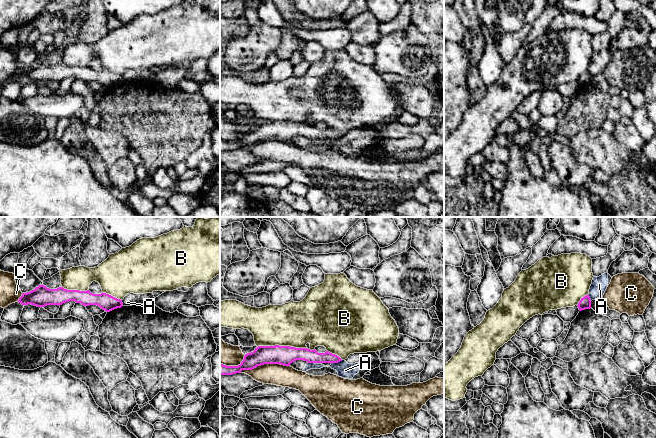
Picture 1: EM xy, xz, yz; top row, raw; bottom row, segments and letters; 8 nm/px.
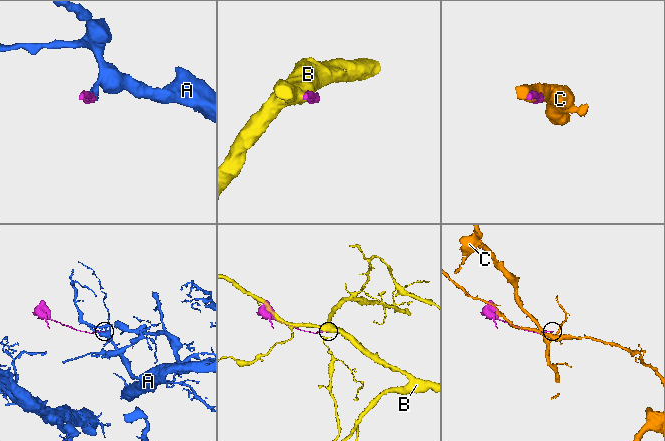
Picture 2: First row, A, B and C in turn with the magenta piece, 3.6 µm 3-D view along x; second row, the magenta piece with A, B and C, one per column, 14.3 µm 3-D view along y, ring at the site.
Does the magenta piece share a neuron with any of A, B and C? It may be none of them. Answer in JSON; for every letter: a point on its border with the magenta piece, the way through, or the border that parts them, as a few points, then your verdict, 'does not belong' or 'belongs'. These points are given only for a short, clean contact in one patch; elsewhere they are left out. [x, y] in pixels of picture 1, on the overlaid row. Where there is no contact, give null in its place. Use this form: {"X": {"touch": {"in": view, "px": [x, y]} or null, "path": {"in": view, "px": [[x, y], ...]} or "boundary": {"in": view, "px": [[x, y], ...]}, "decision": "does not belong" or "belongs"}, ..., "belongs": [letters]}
{"A": {"touch": {"in": "xz", "px": [336, 362]}, "boundary": {"in": "xz", "px": [[342, 360], [331, 364]]}, "decision": "does not belong"}, "B": {"touch": {"in": "xz", "px": [282, 346]}, "decision": "does not belong"}, "C": {"touch": {"in": "xz", "px": [264, 363]}, "decision": "does not belong"}, "belongs": []}

